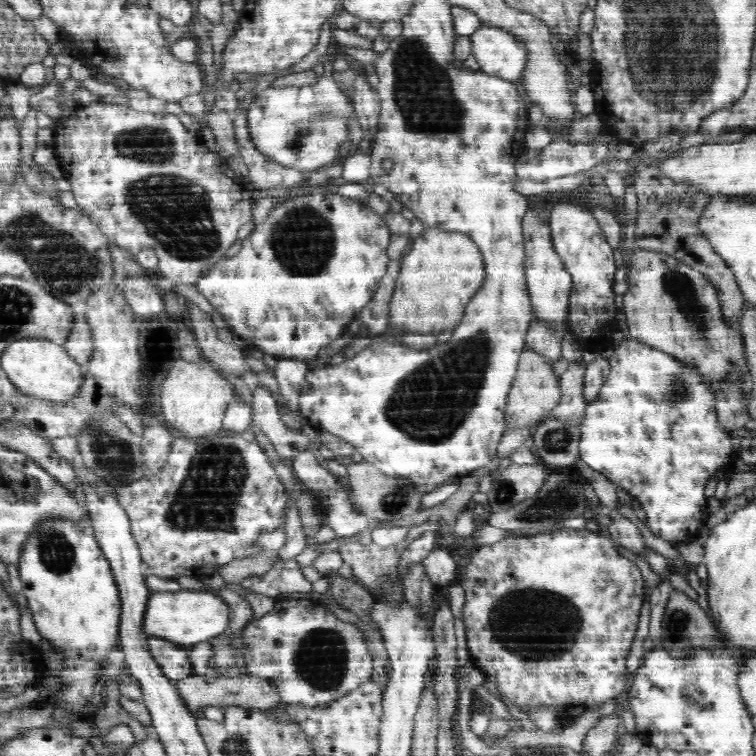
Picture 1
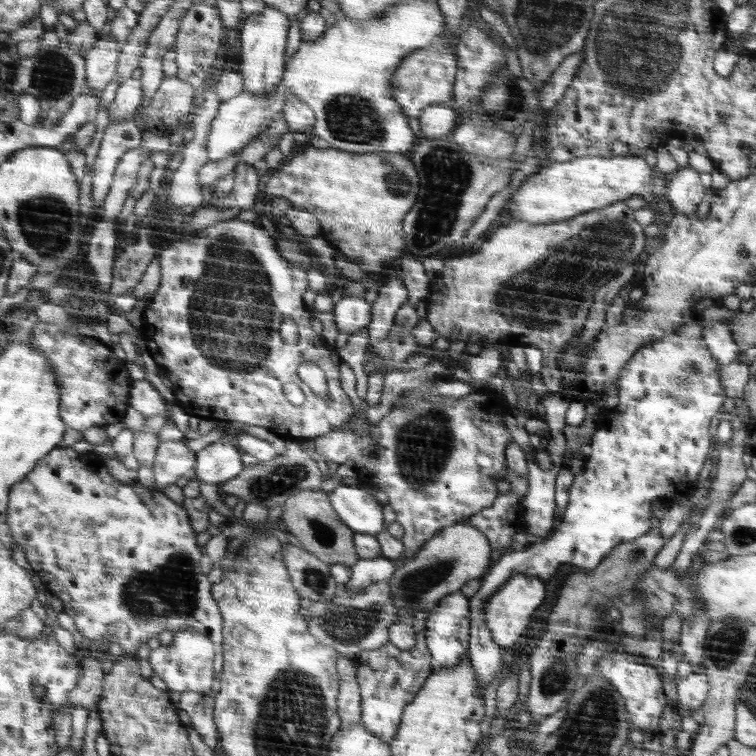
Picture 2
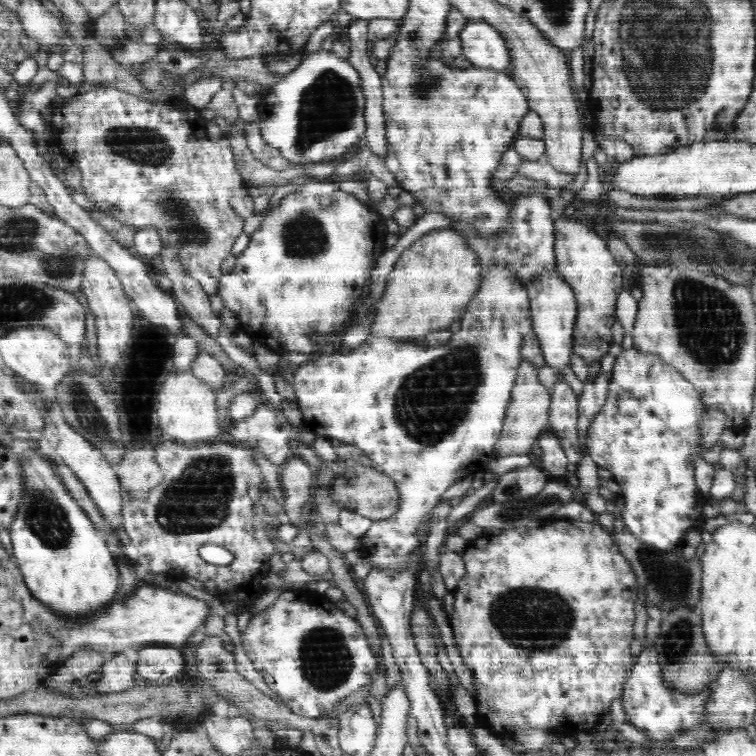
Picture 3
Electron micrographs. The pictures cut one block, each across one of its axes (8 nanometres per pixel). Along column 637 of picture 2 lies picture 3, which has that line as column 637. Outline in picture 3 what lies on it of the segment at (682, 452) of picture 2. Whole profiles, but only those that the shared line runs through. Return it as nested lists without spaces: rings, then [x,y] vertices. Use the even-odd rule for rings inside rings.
[[[635,348],[617,354],[608,396],[588,428],[584,447],[600,468],[612,472],[613,480],[620,485],[621,504],[624,506],[621,518],[625,528],[640,541],[670,551],[681,547],[688,531],[702,530],[706,522],[702,514],[705,498],[696,486],[693,462],[694,458],[703,458],[704,452],[699,447],[699,422],[706,409],[700,408],[703,406],[701,402],[696,402],[696,394],[692,394],[695,389],[688,386],[688,381],[684,382],[684,377],[676,369],[660,360],[655,354],[643,354]]]

